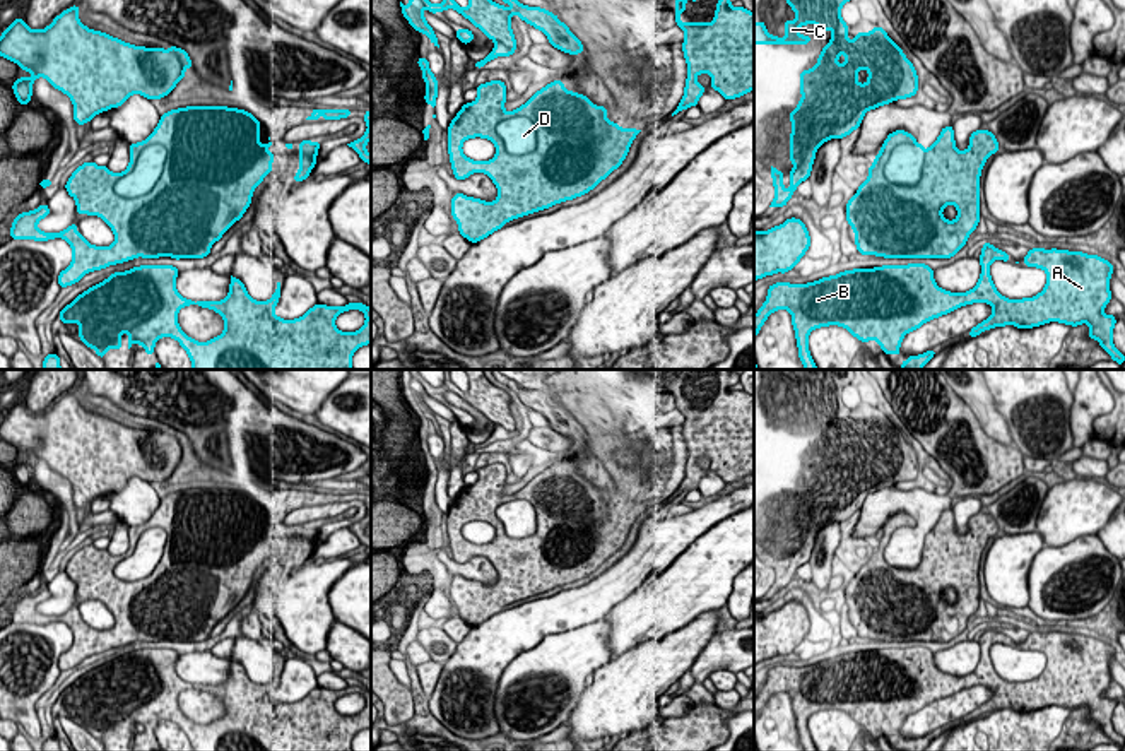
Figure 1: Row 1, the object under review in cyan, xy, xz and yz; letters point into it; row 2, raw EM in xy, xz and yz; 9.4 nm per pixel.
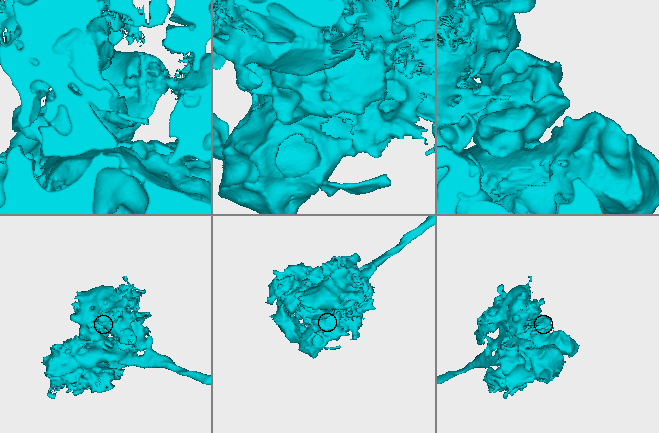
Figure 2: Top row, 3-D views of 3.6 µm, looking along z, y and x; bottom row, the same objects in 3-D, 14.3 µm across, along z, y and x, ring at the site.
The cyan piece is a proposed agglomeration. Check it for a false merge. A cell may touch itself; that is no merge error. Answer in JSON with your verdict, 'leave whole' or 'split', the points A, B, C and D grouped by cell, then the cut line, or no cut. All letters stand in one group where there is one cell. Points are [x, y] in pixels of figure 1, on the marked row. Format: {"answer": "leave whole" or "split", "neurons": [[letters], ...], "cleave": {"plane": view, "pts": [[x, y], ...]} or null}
{"answer": "split", "neurons": [["A", "B", "C"], ["D"]], "cleave": {"plane": "xy", "pts": [[161, 144], [146, 147], [135, 166], [115, 183], [120, 197]]}}

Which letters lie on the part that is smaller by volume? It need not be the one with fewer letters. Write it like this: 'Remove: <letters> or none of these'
Remove: D

